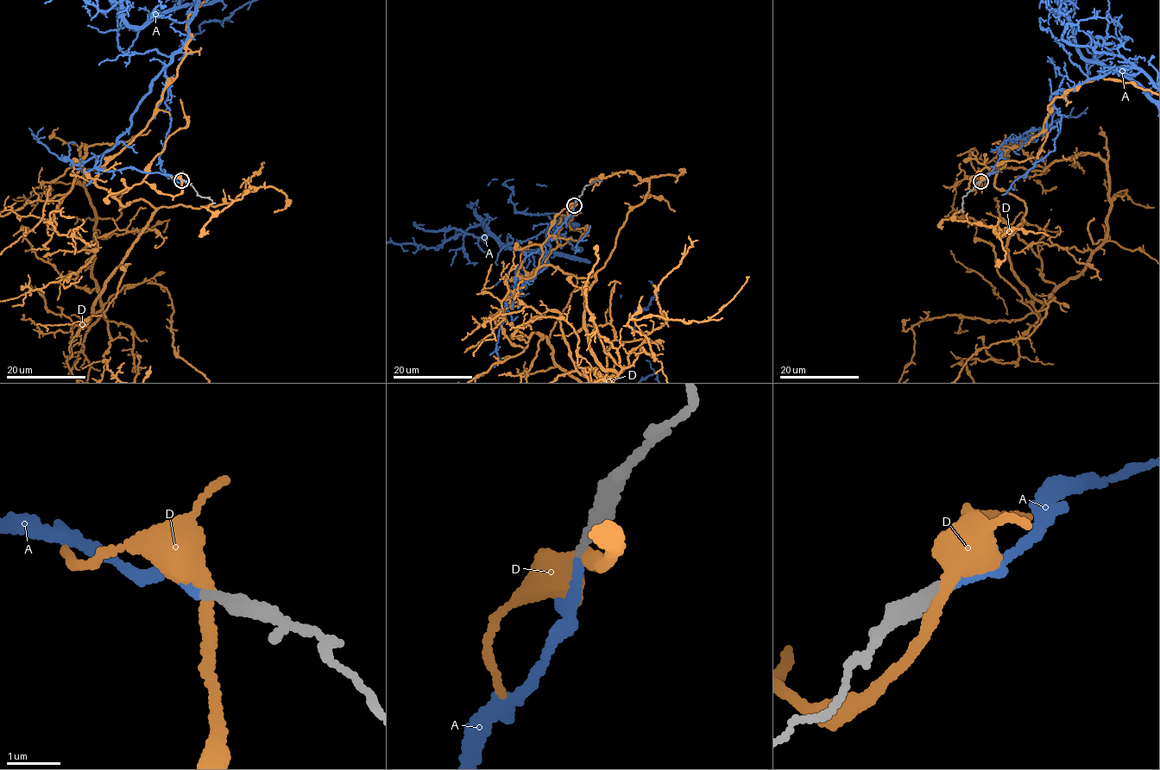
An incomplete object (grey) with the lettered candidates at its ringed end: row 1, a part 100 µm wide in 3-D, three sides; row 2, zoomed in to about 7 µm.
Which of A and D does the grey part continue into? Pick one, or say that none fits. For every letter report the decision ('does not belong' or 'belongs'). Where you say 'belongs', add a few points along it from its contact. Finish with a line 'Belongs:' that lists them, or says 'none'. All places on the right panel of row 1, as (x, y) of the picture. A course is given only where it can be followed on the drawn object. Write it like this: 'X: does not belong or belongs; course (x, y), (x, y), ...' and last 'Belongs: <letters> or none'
A: belongs
D: does not belong
Belongs: A

